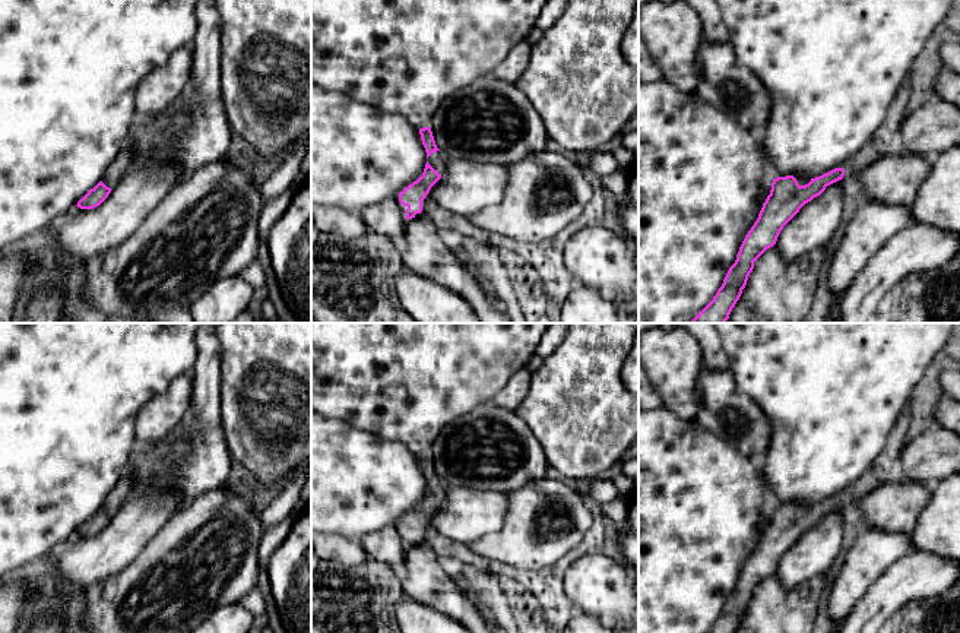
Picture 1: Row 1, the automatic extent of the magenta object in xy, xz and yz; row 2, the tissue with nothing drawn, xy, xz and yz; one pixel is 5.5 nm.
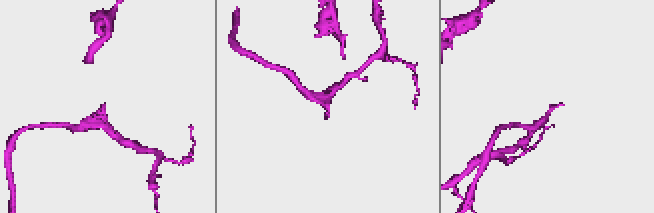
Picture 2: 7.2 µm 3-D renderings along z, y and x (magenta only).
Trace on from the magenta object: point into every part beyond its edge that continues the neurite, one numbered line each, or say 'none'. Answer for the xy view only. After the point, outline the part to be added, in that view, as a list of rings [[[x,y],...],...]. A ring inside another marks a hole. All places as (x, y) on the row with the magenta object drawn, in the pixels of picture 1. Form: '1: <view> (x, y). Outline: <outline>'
1: xy (114, 173). Outline: [[[121,152],[113,162],[111,165],[107,168],[104,177],[102,177],[102,183],[110,187],[114,189],[118,181],[123,178],[123,175],[126,174],[126,171],[129,170],[129,164],[132,161],[132,153],[130,152]]]

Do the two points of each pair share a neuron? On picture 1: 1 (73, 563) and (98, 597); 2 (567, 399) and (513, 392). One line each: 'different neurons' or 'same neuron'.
1: different neurons
2: different neurons

